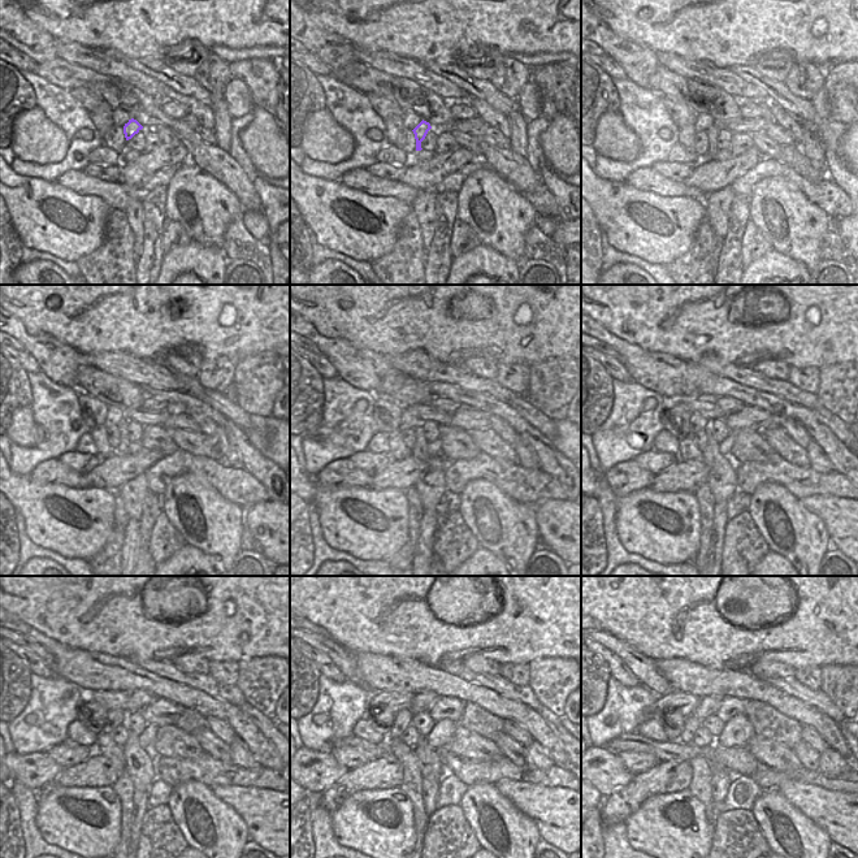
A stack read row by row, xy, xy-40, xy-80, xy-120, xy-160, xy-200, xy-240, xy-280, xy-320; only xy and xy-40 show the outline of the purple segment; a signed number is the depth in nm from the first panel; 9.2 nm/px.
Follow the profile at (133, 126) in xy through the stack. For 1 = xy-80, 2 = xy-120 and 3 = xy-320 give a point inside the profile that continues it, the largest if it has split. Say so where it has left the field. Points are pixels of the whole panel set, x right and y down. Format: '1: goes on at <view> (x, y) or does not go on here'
1: goes on at xy-80 (711, 133)
2: goes on at xy-120 (125, 441)
3: goes on at xy-320 (715, 767)

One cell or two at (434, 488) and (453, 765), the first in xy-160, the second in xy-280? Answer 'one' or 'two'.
two

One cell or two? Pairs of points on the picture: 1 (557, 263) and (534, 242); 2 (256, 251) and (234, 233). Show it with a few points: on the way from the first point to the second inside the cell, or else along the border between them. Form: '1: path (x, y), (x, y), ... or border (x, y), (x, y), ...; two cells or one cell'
1: path (551, 258), (540, 247); one cell
2: path (251, 248), (239, 238); one cell

